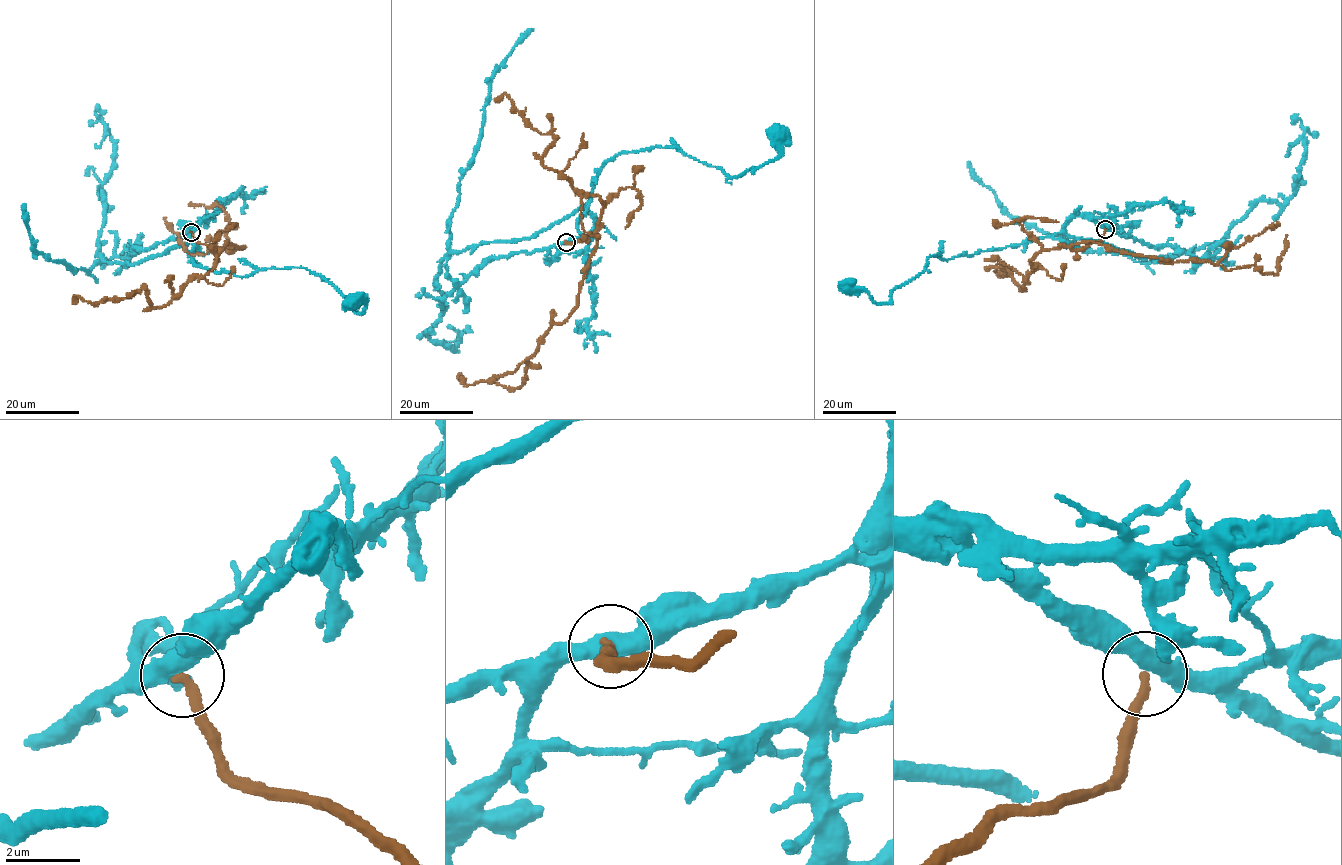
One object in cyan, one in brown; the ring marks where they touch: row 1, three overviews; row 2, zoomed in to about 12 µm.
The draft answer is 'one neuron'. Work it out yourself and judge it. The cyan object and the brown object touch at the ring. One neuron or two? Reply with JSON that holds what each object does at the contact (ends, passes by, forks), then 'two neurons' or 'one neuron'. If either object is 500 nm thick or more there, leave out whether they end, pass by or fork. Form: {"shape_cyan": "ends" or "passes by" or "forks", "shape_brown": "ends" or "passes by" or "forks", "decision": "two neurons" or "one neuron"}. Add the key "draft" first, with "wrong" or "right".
{"draft": "wrong", "shape_cyan": "passes by", "shape_brown": "ends", "decision": "two neurons"}

